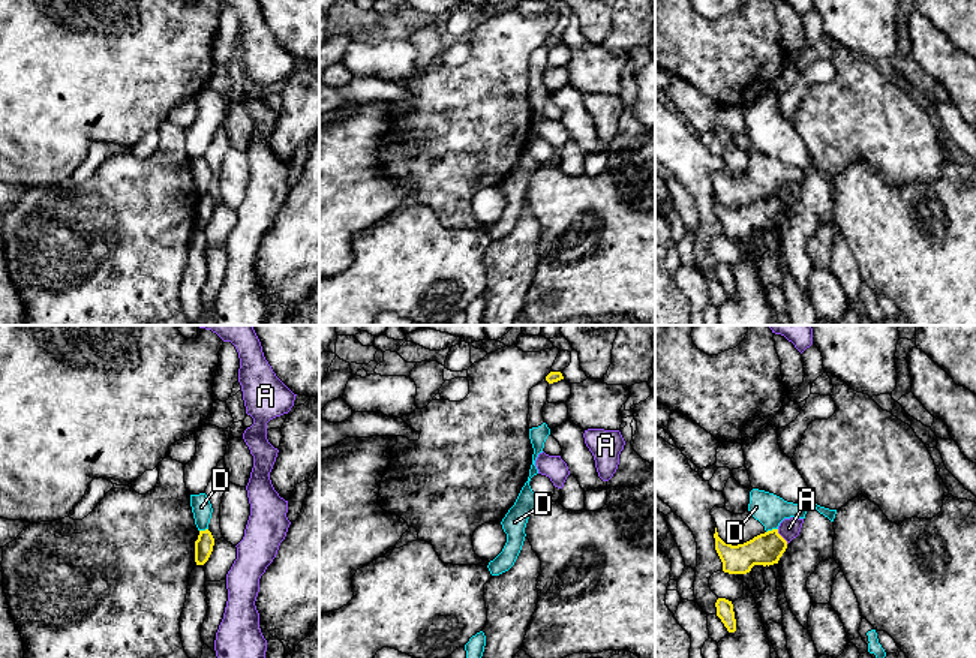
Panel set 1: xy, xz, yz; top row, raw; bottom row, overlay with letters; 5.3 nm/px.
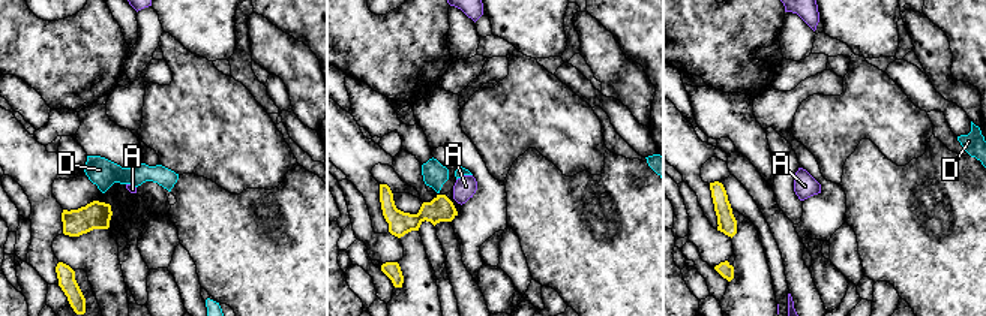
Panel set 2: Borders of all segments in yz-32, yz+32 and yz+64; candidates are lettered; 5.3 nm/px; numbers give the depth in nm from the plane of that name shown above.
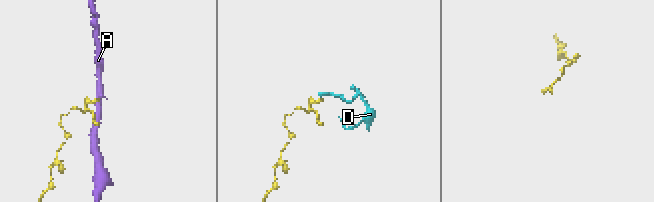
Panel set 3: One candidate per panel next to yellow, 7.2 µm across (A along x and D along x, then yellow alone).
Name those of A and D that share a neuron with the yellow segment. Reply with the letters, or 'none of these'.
none of these

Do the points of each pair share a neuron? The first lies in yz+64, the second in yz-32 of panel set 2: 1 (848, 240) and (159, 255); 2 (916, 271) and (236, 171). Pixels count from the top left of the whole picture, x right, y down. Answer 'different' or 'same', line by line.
1: different
2: different

